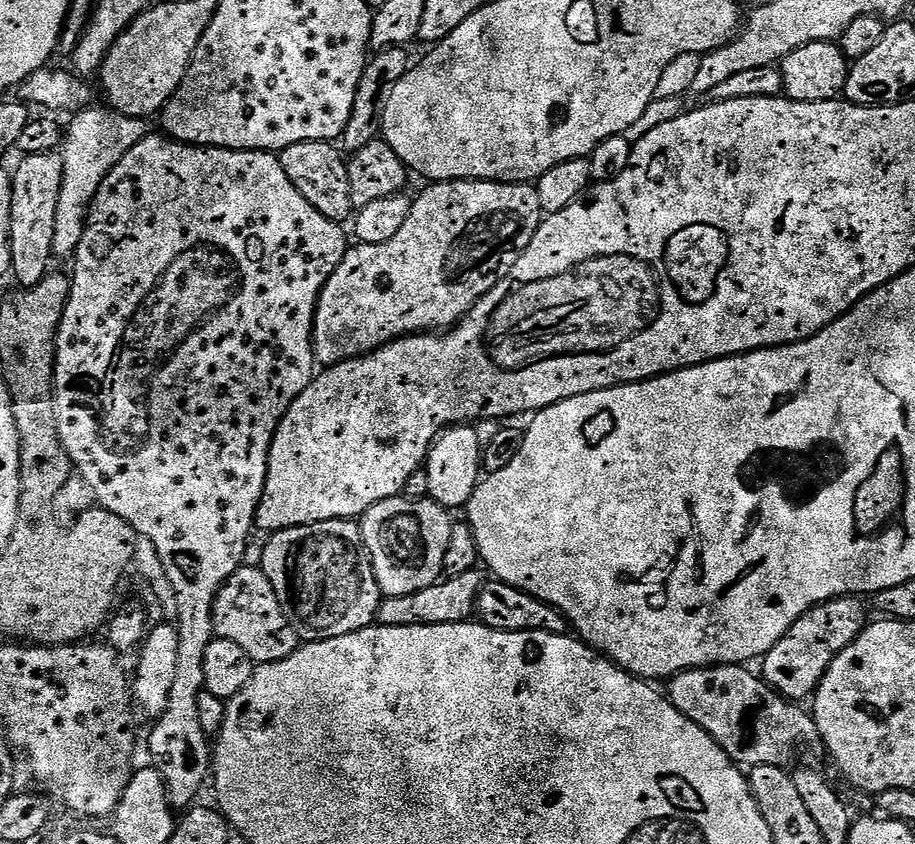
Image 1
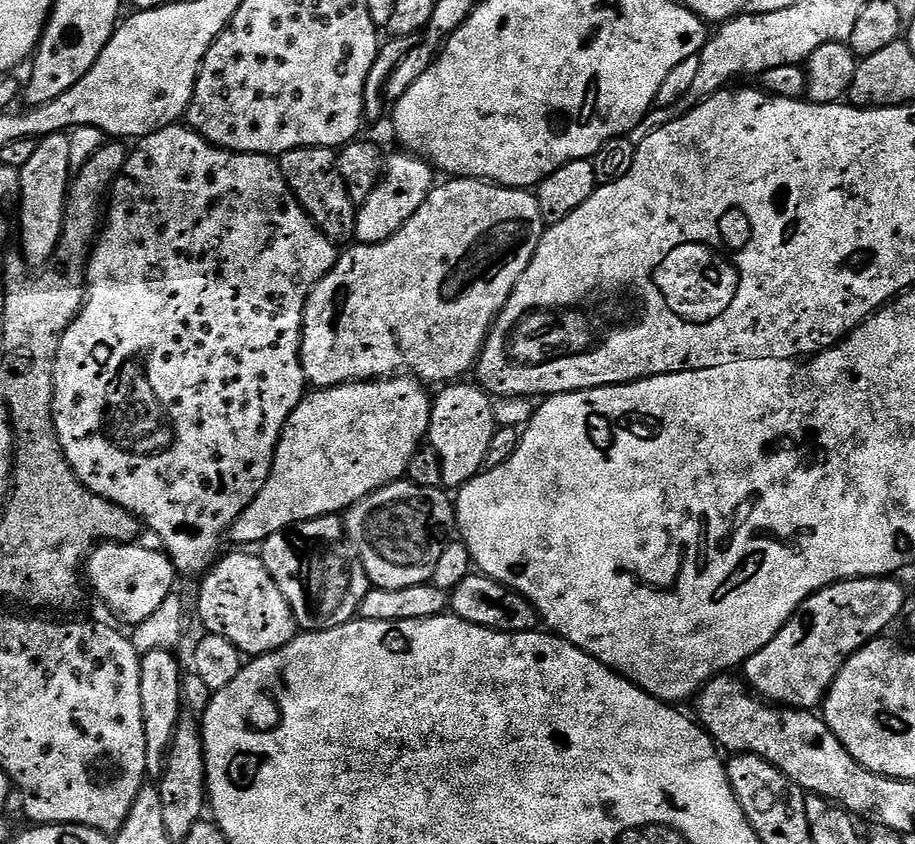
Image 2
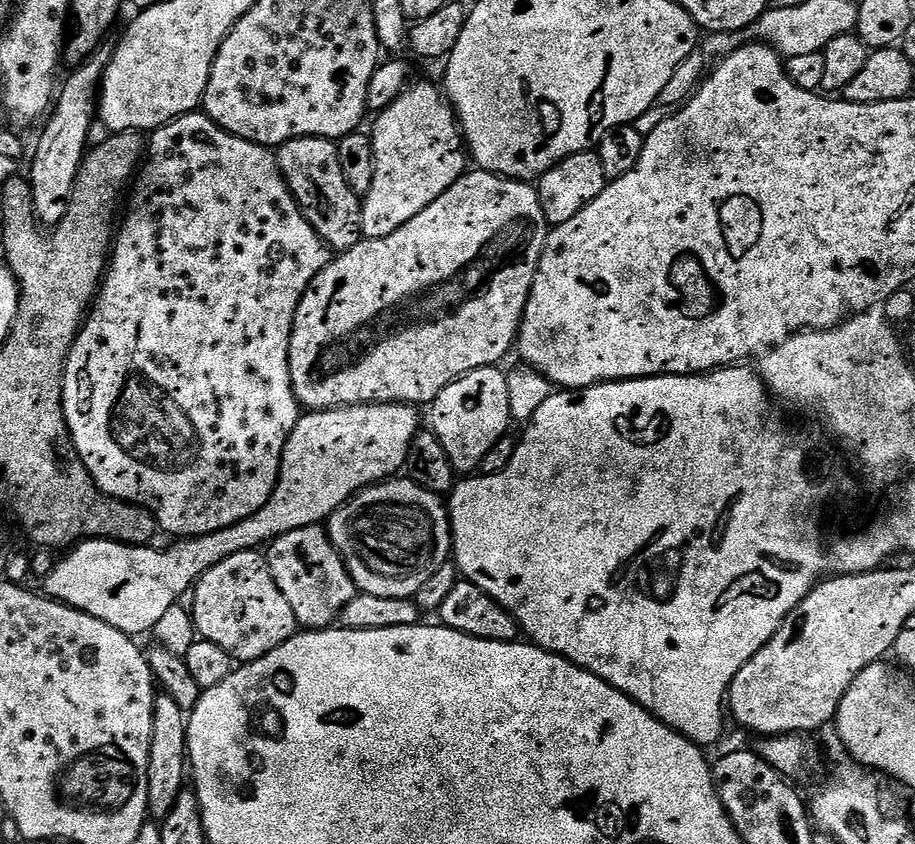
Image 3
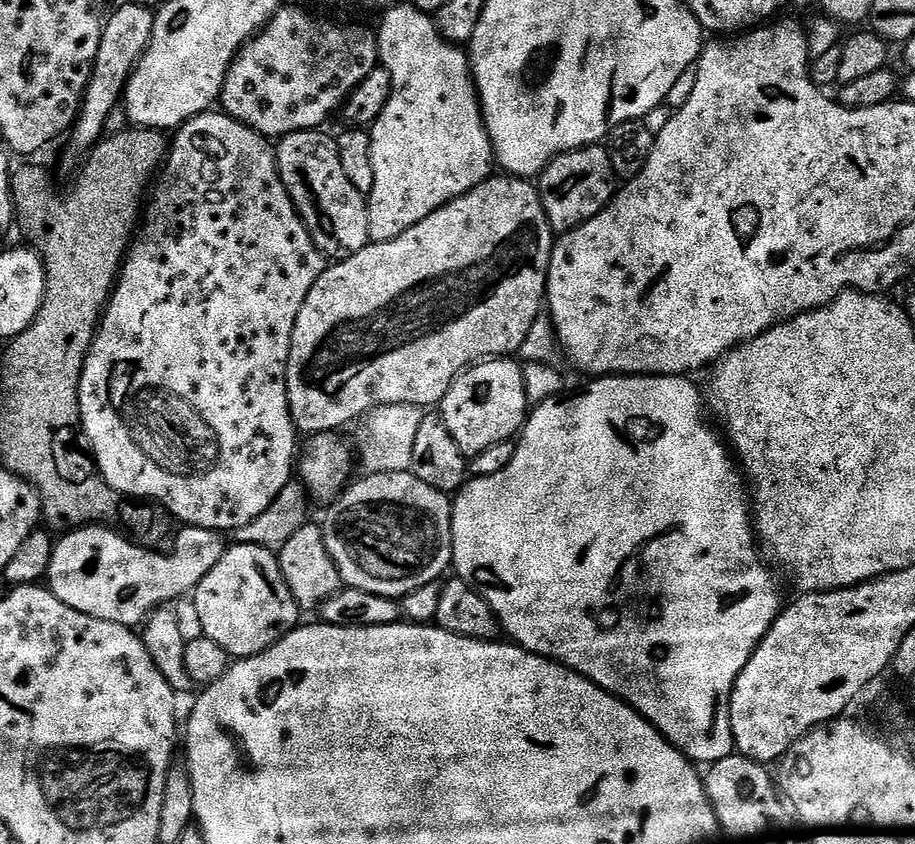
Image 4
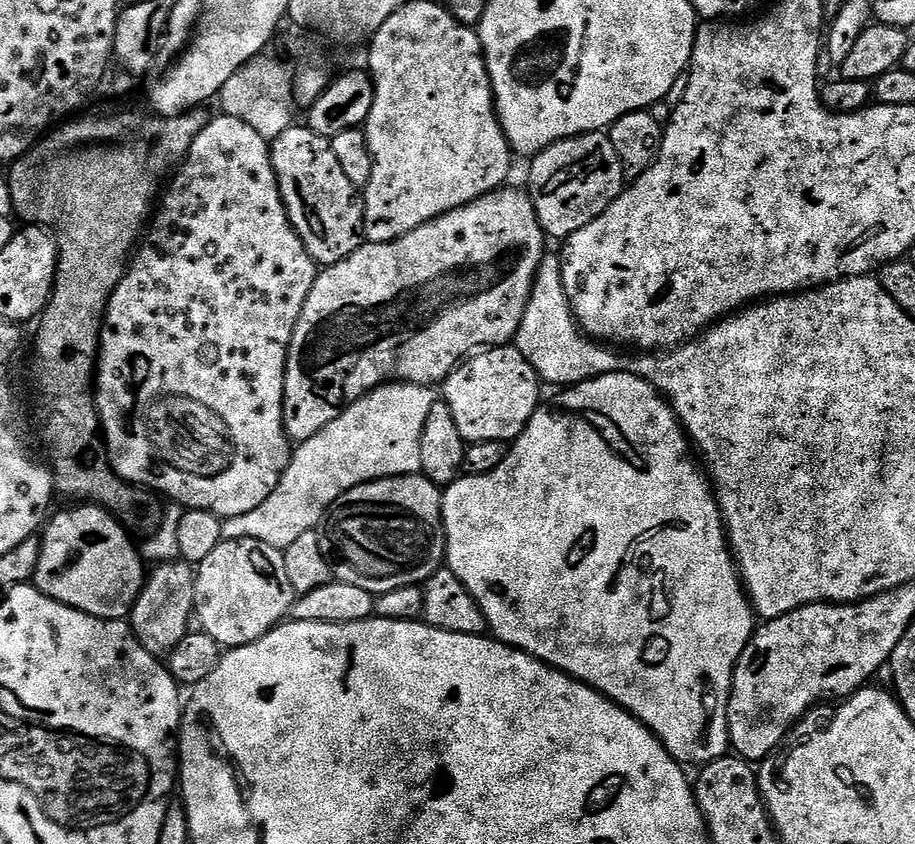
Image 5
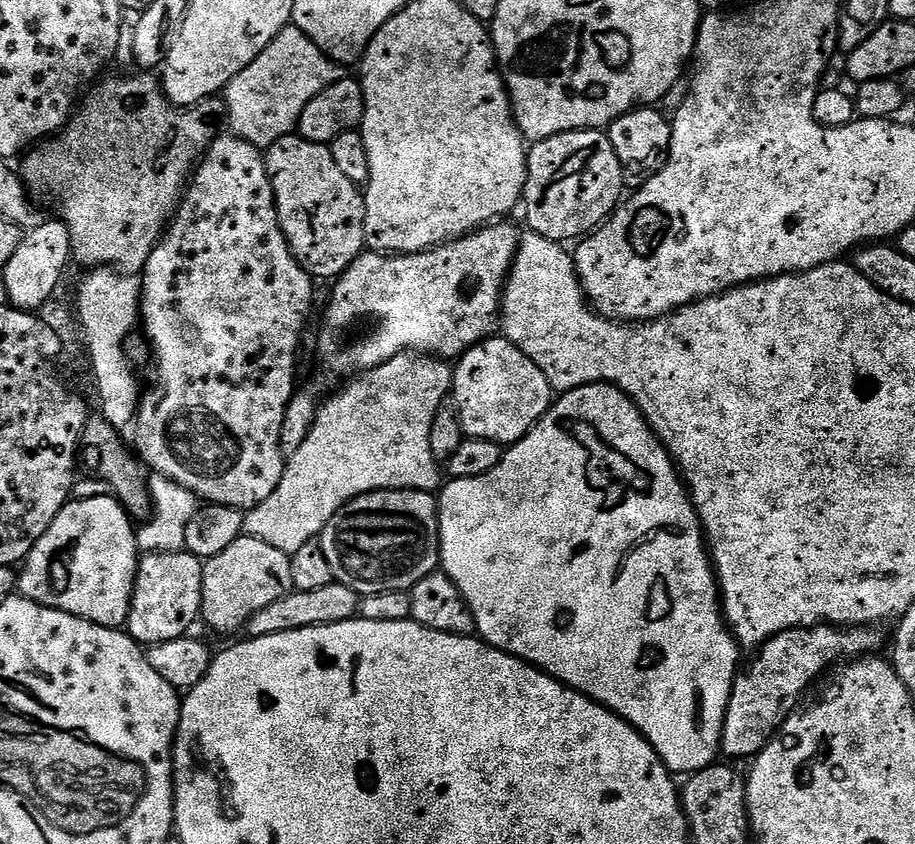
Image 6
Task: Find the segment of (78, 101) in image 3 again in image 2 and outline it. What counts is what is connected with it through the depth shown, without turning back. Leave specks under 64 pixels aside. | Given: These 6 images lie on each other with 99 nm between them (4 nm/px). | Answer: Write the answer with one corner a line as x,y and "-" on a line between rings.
64,134
43,137
37,143
30,162
19,169
20,186
20,242
22,255
29,265
43,266
51,260
56,247
60,244
60,235
64,233
64,214
68,206
70,177
74,169
70,162
71,139

